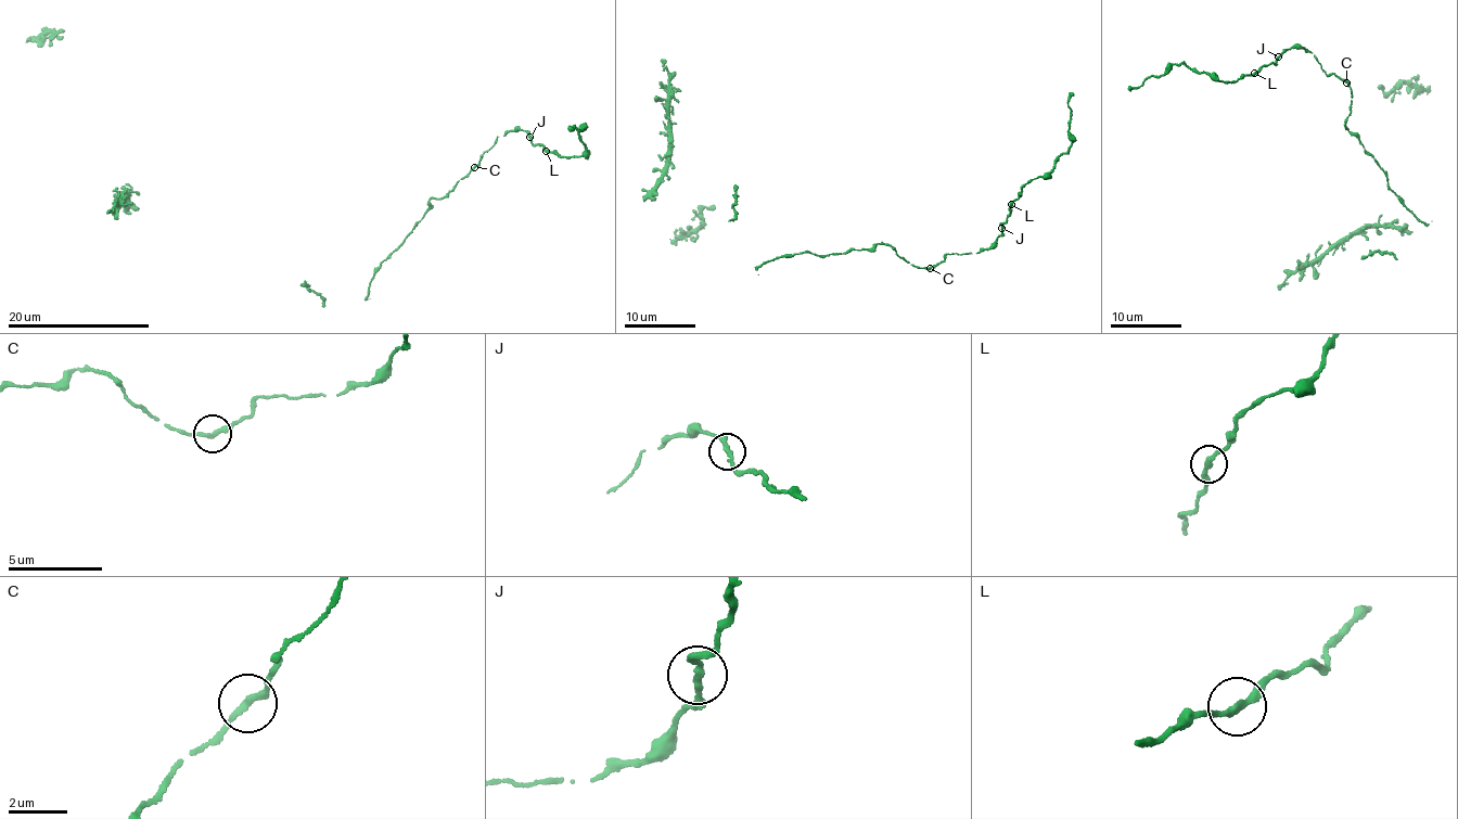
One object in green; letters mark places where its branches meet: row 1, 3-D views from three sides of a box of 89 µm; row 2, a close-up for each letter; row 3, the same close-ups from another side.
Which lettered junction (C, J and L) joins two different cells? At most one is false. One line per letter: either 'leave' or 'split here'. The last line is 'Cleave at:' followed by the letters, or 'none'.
C: leave
J: leave
L: leave
Cleave at: none

